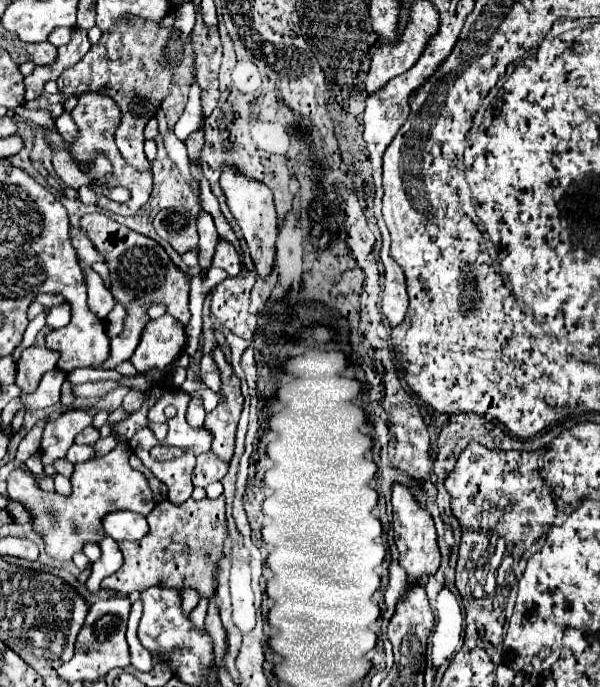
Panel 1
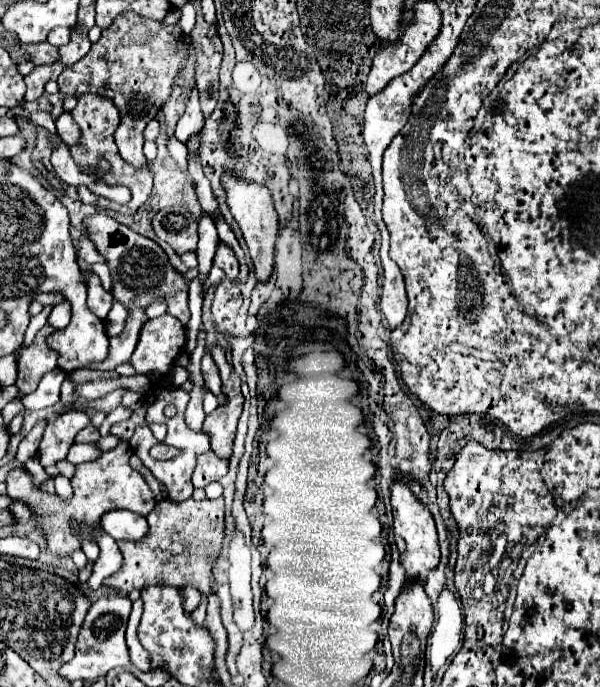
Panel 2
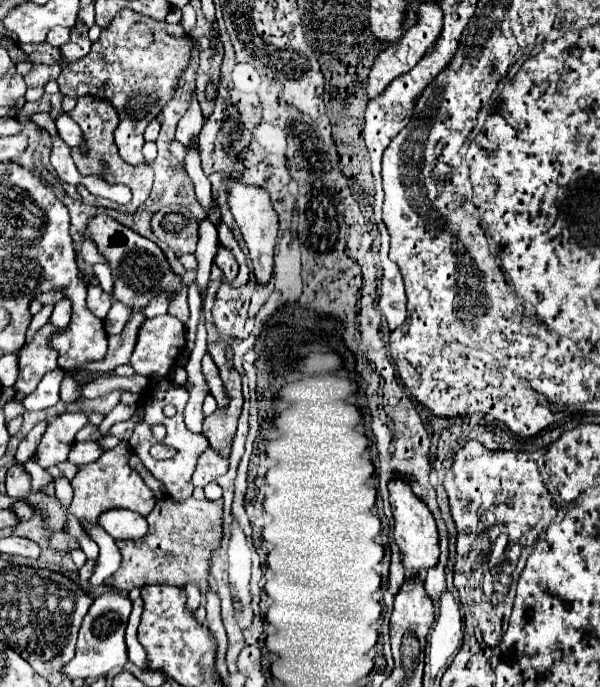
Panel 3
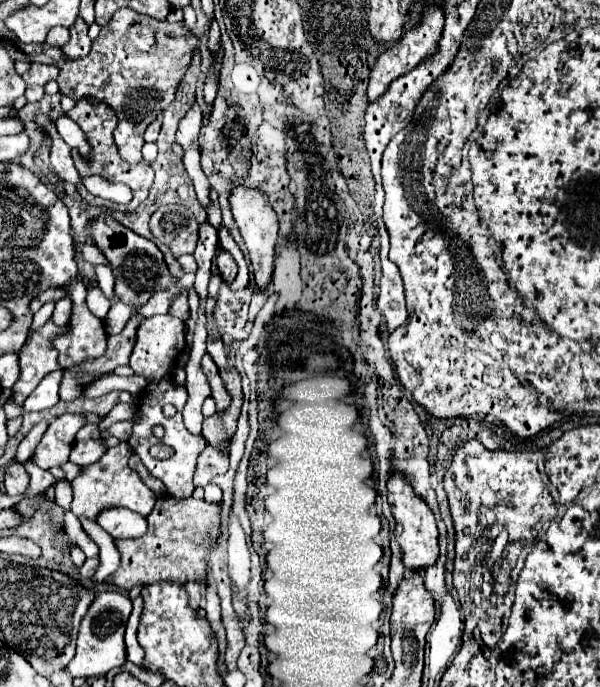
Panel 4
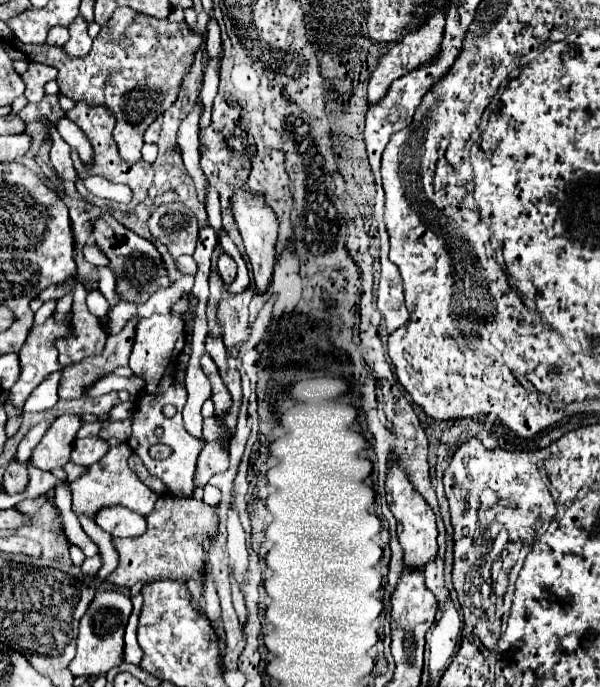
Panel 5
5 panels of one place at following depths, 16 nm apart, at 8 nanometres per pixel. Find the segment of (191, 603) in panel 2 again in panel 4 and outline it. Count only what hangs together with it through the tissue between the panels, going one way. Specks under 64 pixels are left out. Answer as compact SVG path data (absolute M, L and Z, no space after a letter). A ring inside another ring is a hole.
M188 582L186 586L186 592L188 592L188 606L192 610L196 610L200 606L200 600L202 600L202 588L196 582Z

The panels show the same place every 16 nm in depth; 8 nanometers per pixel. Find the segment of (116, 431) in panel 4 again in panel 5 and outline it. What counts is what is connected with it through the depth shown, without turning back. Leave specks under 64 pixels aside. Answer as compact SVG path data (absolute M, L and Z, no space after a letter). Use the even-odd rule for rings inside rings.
M122 420L122 422L110 424L108 428L101 429L99 437L104 440L115 437L120 442L127 442L130 438L130 432L132 432L132 420Z

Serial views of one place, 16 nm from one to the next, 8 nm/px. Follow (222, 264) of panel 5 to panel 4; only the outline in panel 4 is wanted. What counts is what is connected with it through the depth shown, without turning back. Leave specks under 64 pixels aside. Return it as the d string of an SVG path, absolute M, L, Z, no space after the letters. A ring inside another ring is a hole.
M224 248L218 250L218 256L216 256L216 266L220 268L222 272L222 278L226 282L232 282L236 278L236 272L238 272L238 266L236 266L236 260L232 258L232 254Z

